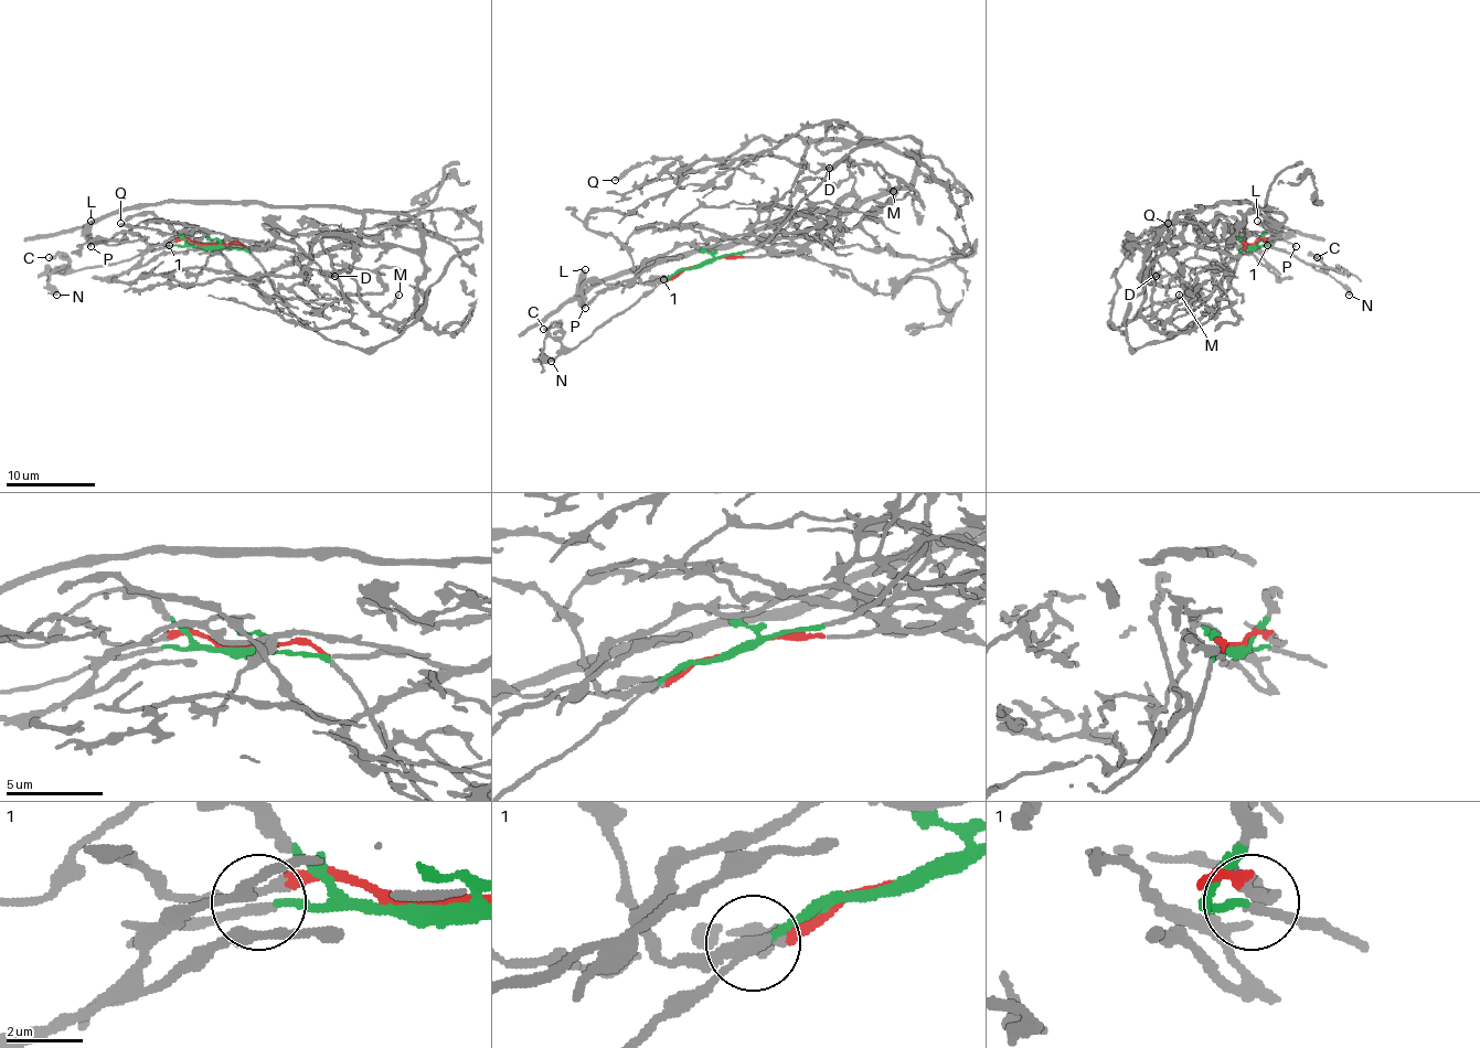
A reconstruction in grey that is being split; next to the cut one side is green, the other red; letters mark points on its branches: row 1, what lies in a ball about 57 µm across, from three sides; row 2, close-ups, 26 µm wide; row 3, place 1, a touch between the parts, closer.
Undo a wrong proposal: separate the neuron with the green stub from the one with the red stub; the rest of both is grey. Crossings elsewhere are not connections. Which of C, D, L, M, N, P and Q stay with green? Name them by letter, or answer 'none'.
C, L, N, P

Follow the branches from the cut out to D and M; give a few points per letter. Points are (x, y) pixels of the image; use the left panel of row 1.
D: (211, 245), (315, 256), (358, 236), (366, 212), (417, 225), (417, 249), (321, 236), (310, 258), (336, 276)
M: (211, 245), (288, 247), (315, 256), (358, 238), (351, 265), (358, 296), (375, 311), (389, 307), (400, 293)

